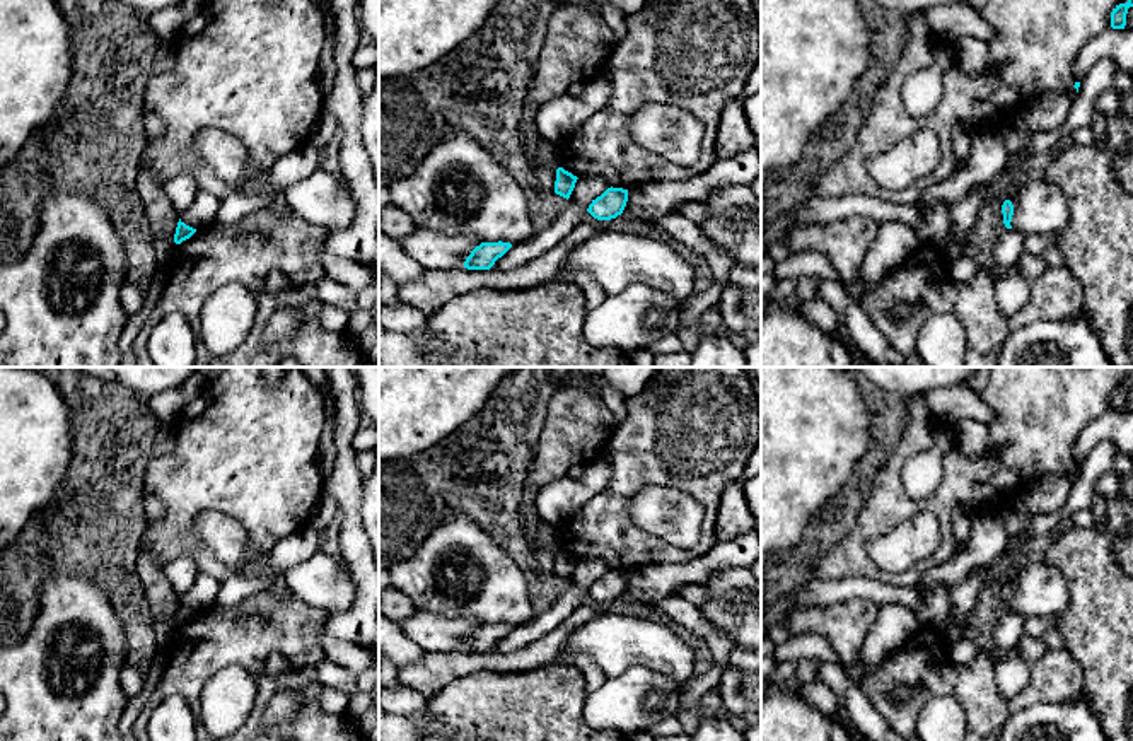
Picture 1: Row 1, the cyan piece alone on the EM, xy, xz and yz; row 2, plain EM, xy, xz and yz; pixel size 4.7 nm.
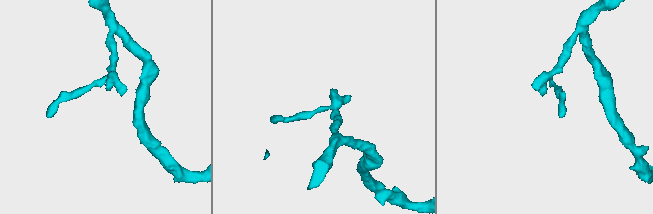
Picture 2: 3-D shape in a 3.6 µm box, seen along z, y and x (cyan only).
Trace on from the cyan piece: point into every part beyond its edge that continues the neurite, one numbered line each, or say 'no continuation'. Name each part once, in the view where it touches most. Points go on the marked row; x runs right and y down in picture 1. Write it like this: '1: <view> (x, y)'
no continuation

